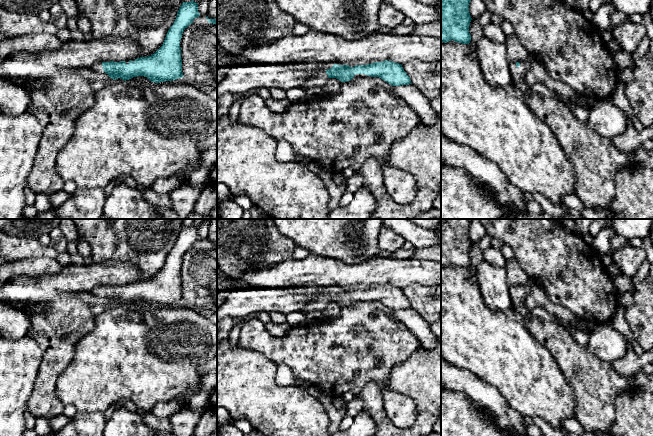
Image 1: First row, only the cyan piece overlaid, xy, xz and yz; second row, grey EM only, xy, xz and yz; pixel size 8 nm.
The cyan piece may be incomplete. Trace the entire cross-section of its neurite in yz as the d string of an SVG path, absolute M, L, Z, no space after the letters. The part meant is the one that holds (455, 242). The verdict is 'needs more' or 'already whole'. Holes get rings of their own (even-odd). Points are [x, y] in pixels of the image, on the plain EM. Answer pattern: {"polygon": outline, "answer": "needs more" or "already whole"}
{"polygon": "M441 219L441 265L469 268L472 244L469 227L473 219Z", "answer": "already whole"}

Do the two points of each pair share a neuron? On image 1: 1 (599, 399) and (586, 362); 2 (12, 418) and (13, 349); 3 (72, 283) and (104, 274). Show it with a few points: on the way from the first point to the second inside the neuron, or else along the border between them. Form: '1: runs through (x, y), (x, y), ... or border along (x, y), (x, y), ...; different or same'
1: runs through (595, 390), (595, 384), (586, 374), (586, 371); same
2: runs through (12, 401), (12, 366); same
3: runs through (80, 278), (96, 274); same

